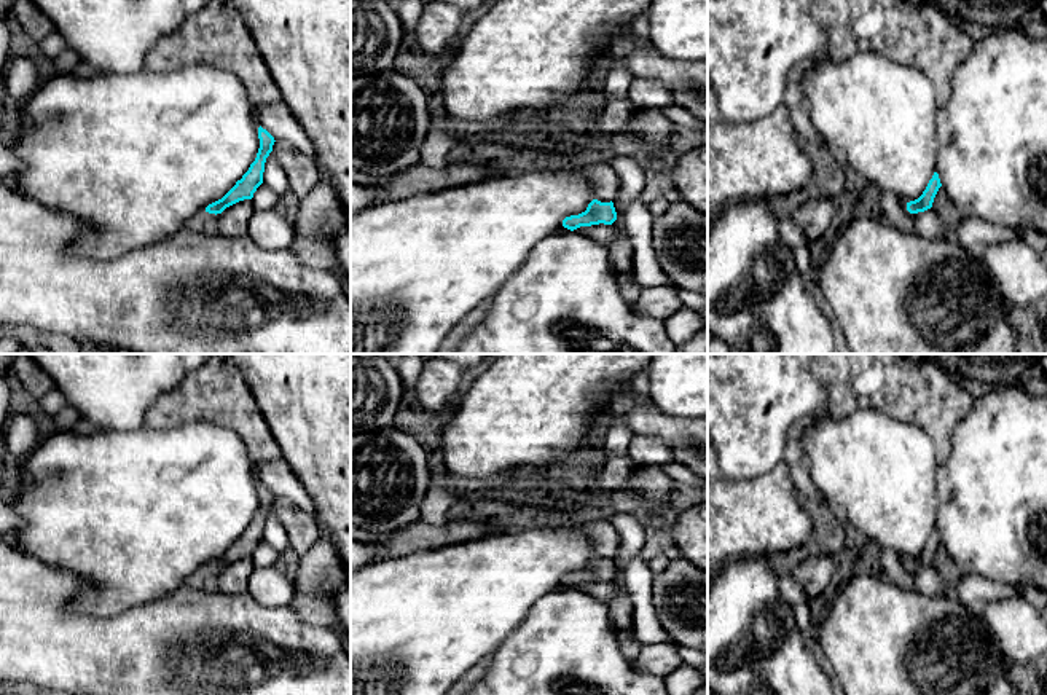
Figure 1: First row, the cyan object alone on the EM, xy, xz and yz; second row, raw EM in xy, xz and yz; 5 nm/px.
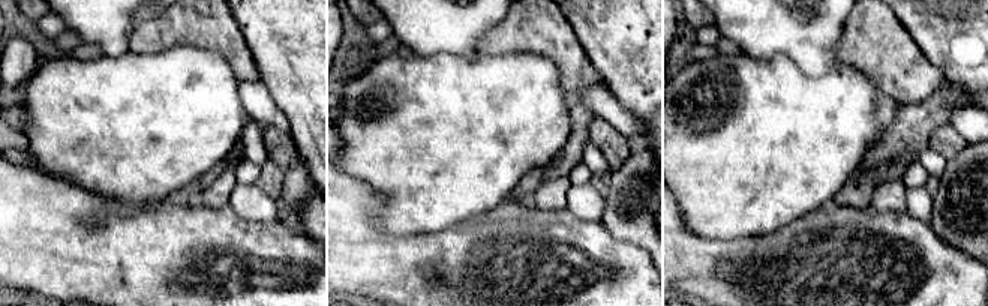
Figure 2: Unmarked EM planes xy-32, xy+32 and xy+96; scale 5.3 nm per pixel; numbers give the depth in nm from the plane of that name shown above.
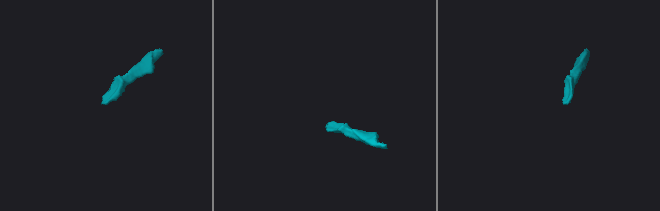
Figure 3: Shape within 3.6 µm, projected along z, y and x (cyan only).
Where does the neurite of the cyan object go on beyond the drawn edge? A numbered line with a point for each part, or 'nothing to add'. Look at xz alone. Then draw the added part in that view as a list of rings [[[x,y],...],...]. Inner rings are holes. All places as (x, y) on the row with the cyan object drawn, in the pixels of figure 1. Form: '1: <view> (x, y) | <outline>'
nothing to add

